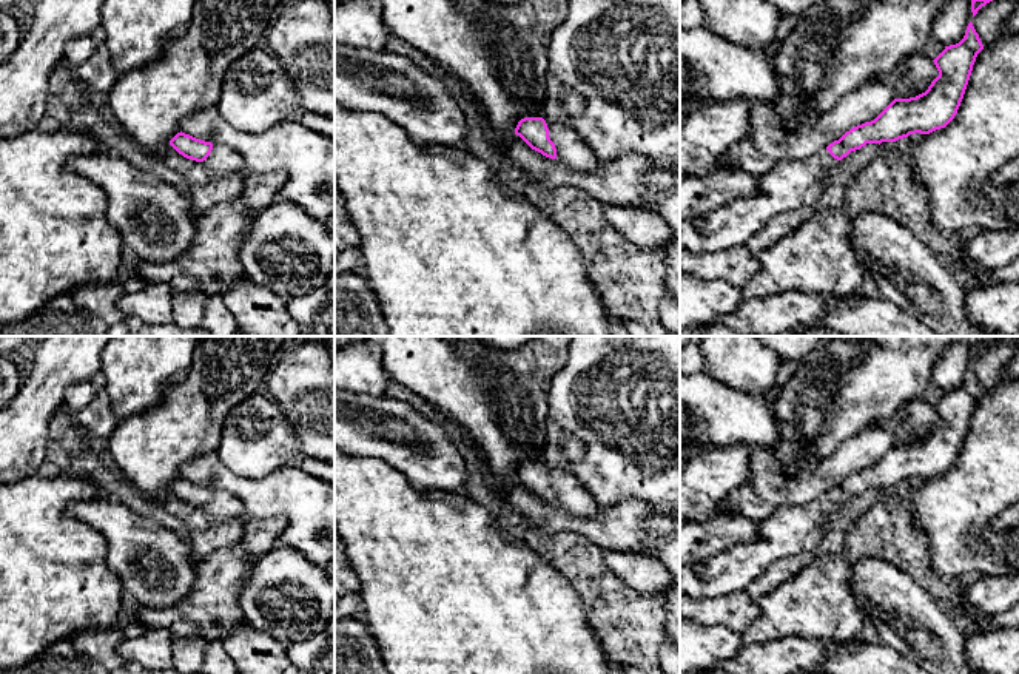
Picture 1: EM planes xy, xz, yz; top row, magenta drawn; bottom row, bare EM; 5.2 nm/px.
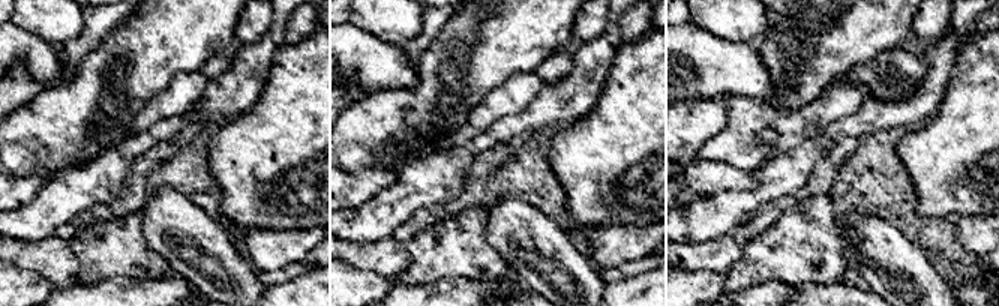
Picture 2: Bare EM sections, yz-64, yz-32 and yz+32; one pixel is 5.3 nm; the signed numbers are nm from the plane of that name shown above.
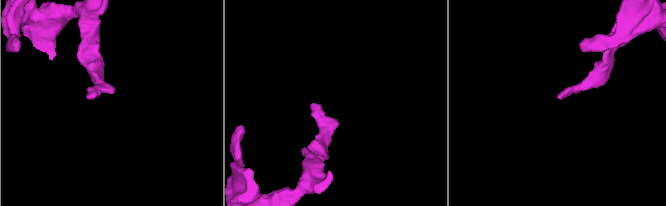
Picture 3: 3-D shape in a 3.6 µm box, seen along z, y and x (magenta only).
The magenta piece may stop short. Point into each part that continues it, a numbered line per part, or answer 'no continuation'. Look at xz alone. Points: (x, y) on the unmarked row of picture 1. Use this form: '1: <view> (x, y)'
1: xz (571, 494)

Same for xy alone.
1: xy (222, 506)

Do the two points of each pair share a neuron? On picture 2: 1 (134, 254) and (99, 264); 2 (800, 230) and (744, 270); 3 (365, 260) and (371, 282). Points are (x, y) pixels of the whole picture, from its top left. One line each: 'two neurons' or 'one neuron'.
1: one neuron
2: one neuron
3: two neurons

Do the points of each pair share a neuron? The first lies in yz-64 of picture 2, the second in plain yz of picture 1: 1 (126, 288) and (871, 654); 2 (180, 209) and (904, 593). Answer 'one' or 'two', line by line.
1: two
2: one

